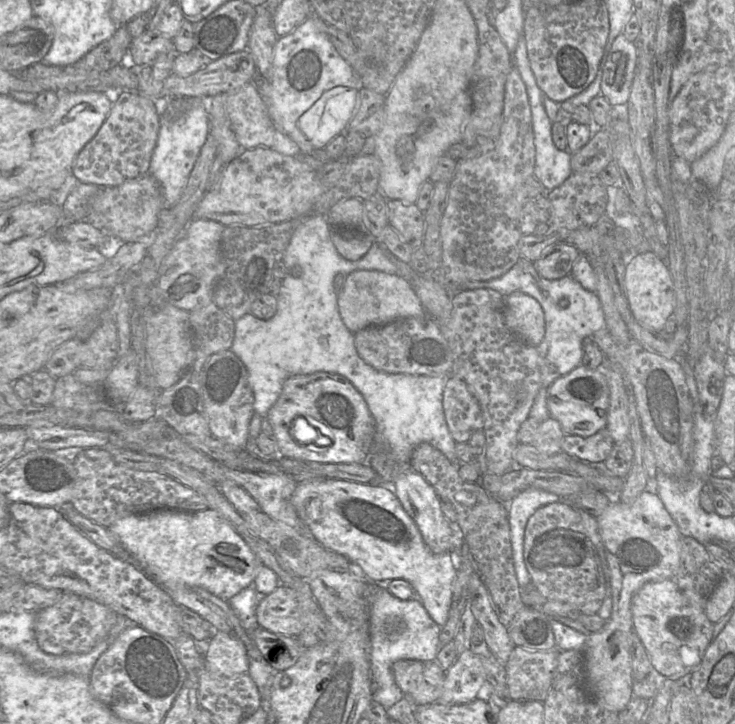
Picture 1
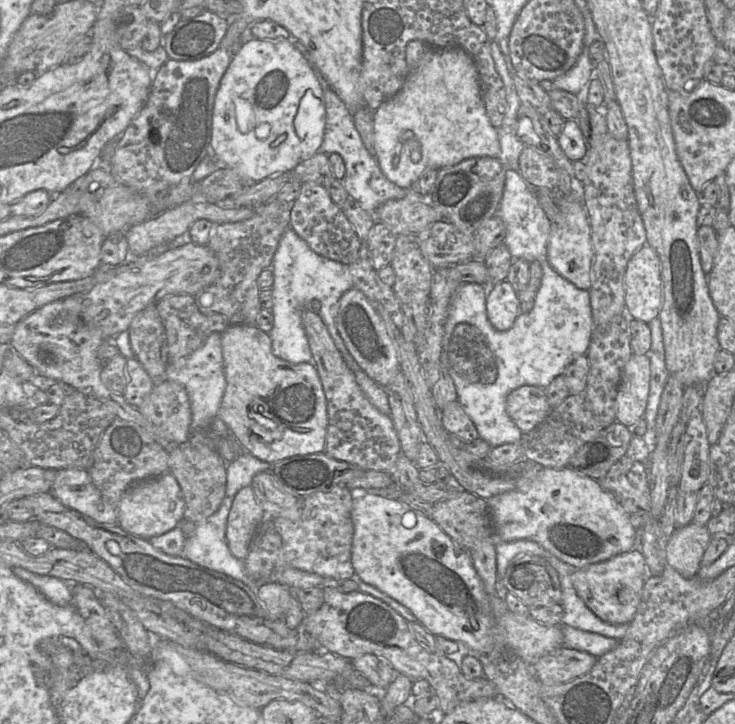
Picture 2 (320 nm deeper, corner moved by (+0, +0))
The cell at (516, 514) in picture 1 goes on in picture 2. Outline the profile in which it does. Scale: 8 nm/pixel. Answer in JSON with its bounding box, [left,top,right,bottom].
[496,539,548,593]

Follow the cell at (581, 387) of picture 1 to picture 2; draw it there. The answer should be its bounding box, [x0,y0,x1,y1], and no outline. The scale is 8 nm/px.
[505,385,552,433]

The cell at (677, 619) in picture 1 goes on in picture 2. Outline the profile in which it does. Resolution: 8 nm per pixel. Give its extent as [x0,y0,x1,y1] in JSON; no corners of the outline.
[571,549,646,624]

